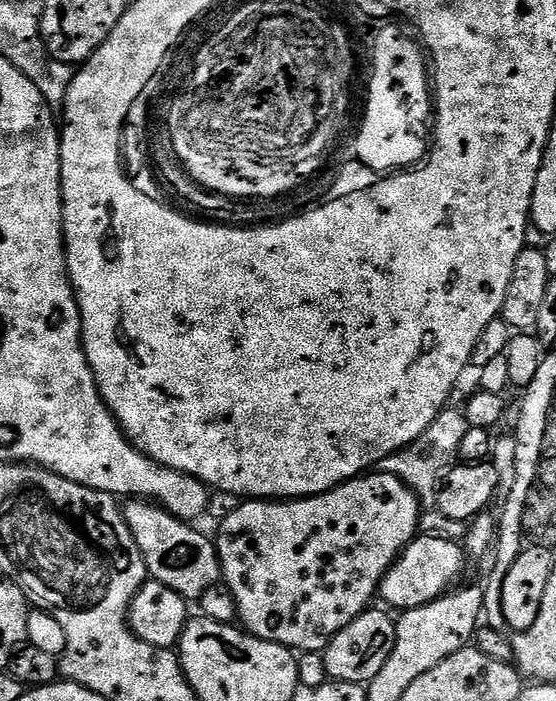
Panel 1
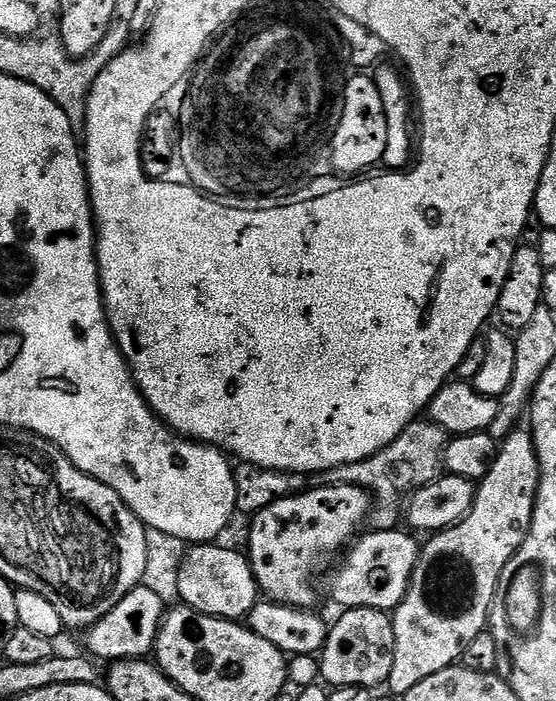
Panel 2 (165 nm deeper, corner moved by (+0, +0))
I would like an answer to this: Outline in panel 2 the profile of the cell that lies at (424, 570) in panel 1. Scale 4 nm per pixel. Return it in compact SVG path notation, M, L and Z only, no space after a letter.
M391 528L371 531L357 535L351 541L346 555L335 565L331 573L332 600L341 604L339 607L344 610L373 608L379 612L391 613L400 605L402 598L406 598L414 566L420 557L421 545L416 544L417 537L408 530L400 532L401 530Z

